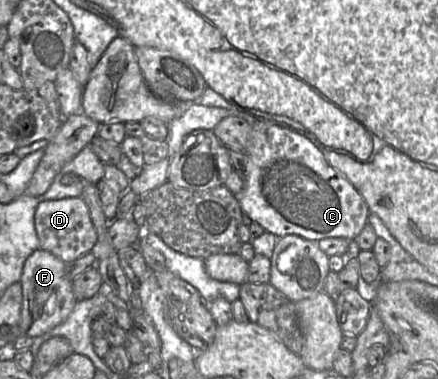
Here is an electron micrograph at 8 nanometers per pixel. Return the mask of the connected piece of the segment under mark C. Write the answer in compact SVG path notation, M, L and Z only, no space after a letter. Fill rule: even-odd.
M258 119L251 125L251 131L245 153L248 156L246 172L243 172L246 176L245 187L240 194L235 195L239 200L242 212L245 215L248 215L253 221L261 224L265 231L275 234L278 238L285 235L298 235L307 240L314 241L319 241L329 237L343 237L351 241L354 240L366 224L368 224L370 208L362 194L345 176L343 176L327 161L324 153L304 134L301 134L300 132L297 132L287 126L280 125L274 121Z

